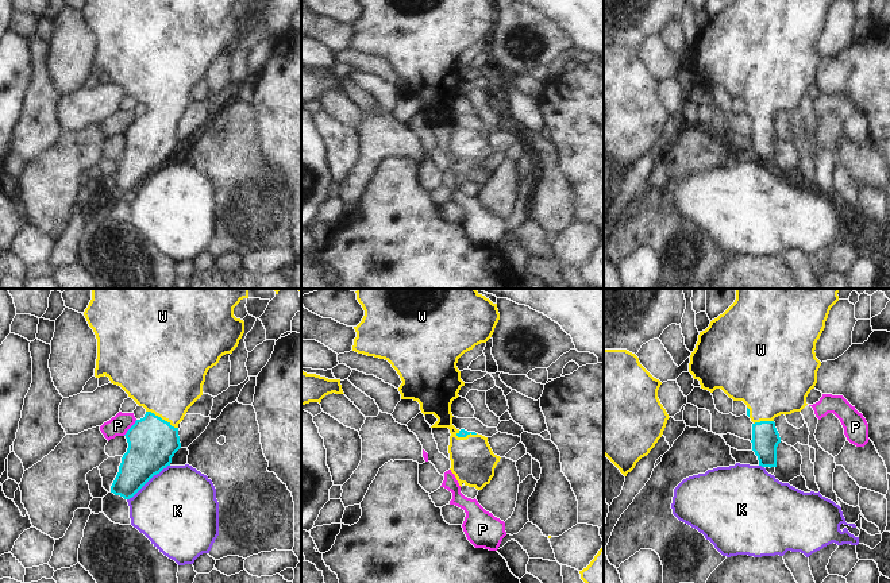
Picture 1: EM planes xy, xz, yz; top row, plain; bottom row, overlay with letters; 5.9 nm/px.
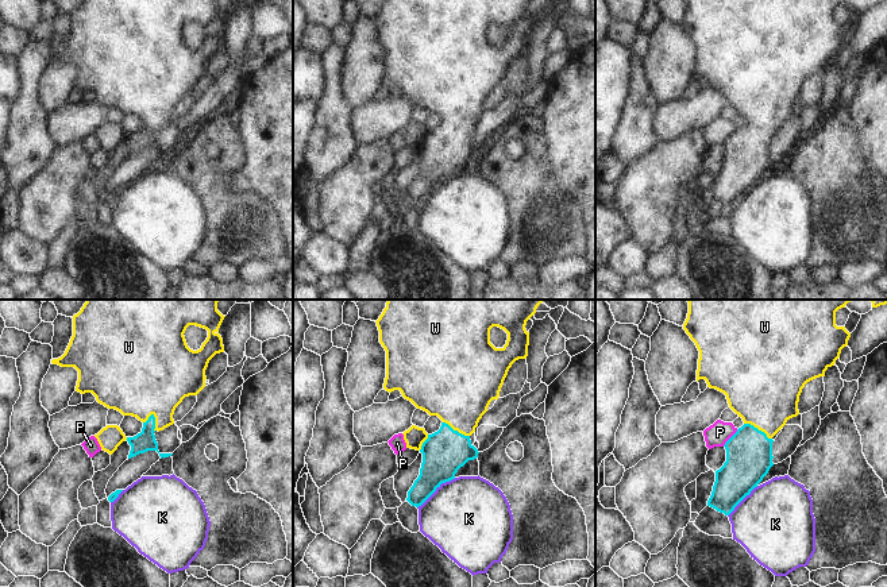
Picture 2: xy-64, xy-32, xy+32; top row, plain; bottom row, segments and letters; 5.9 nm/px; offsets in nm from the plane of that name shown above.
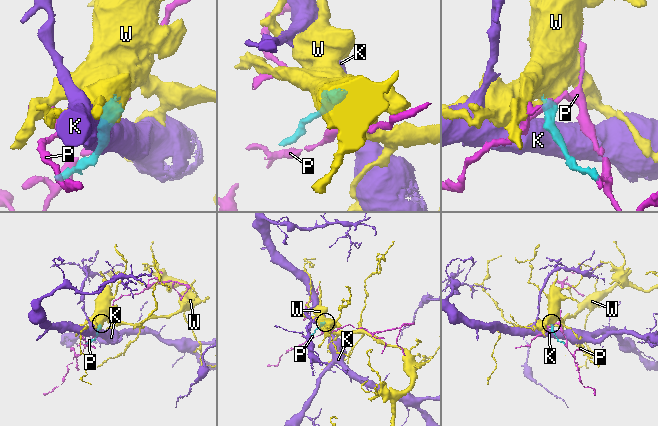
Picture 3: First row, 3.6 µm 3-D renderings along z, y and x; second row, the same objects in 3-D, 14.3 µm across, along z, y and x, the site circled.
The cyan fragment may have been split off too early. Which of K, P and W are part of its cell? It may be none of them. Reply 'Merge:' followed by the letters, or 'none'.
Merge: W

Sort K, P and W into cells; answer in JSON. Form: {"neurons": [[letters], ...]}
{"neurons": [["K"], ["P"], ["W"]]}

